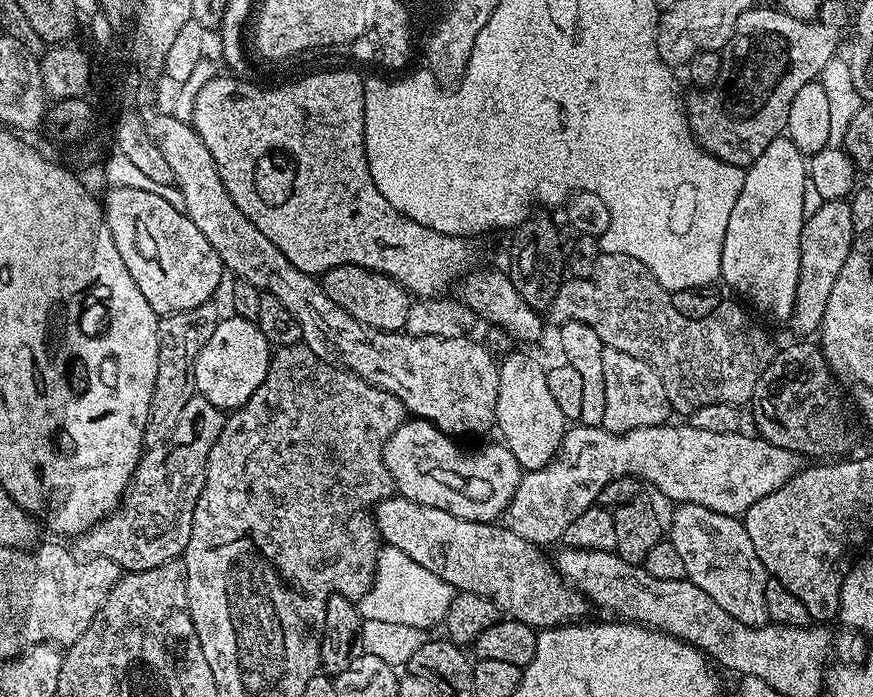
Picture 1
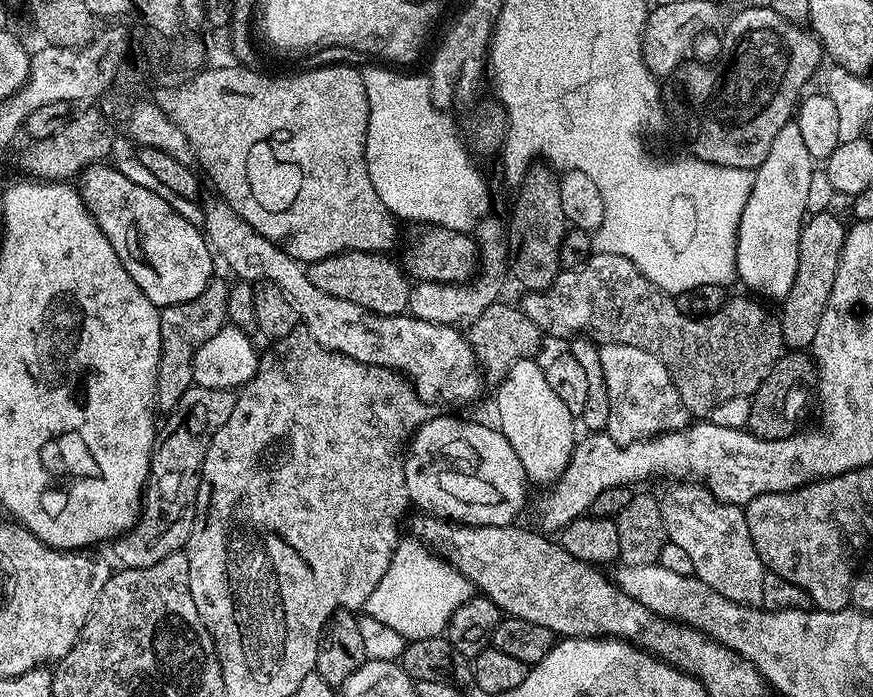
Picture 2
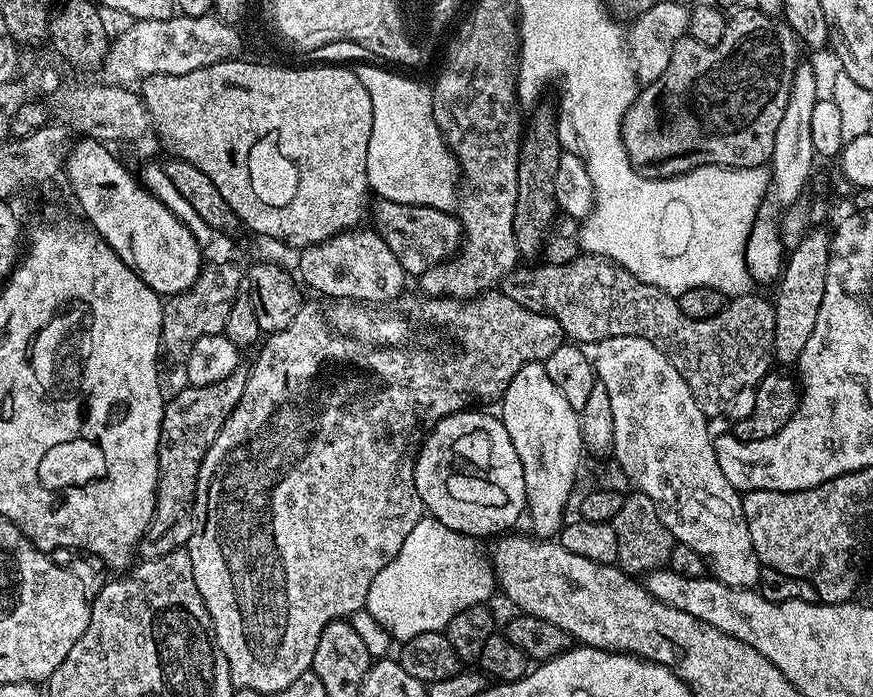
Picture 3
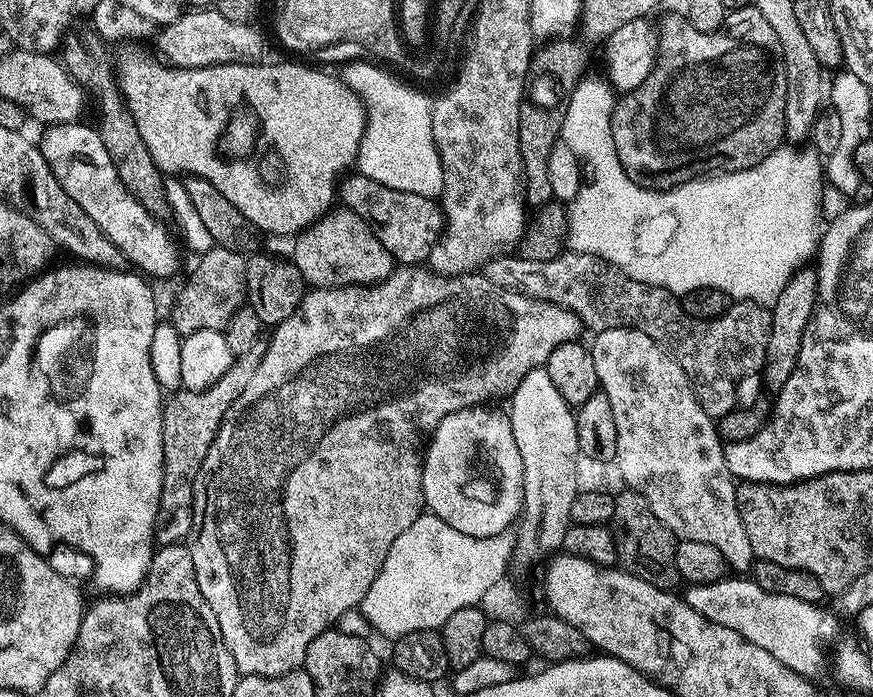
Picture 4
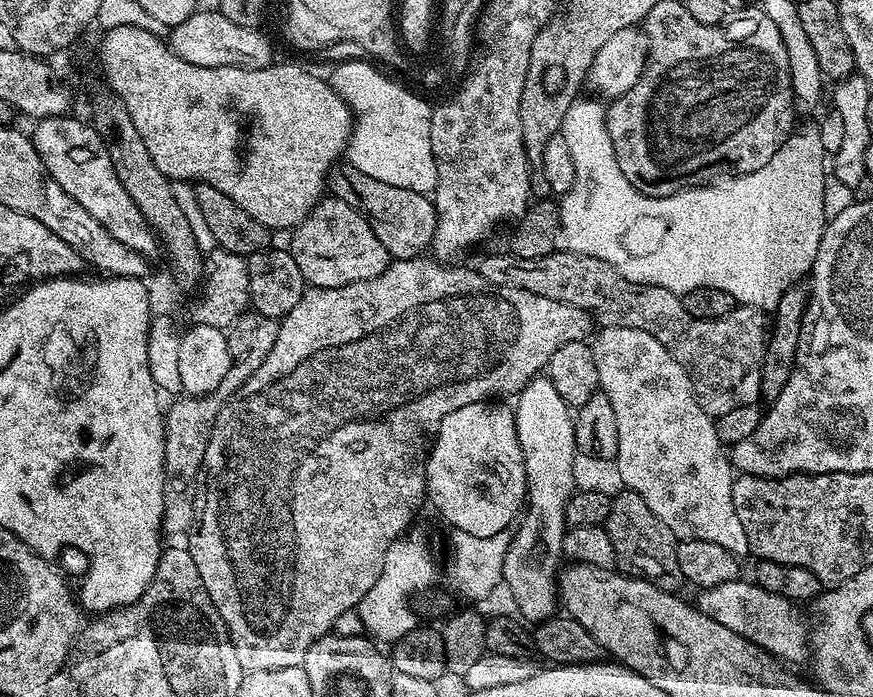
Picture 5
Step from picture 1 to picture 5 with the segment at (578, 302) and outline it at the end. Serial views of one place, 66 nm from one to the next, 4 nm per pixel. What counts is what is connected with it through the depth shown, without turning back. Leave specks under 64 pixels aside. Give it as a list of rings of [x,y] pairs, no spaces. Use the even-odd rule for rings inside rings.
[[[557,250],[542,258],[518,258],[511,254],[504,256],[484,256],[478,265],[480,277],[486,282],[497,284],[499,288],[524,288],[530,294],[538,294],[542,298],[554,298],[558,302],[566,302],[570,306],[578,306],[592,317],[600,328],[637,328],[646,330],[646,334],[654,334],[662,346],[684,367],[692,383],[698,406],[713,418],[726,414],[726,410],[735,408],[736,387],[742,376],[751,368],[757,367],[764,359],[764,348],[768,345],[770,320],[759,308],[737,306],[717,320],[694,318],[684,308],[684,301],[679,295],[662,286],[635,284],[618,274],[614,266],[602,262],[602,258],[590,258],[586,254],[578,254],[571,250]]]

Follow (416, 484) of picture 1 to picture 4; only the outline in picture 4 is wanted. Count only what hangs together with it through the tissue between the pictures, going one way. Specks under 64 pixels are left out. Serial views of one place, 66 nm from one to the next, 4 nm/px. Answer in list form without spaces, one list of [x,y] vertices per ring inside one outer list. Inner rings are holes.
[[[463,408],[442,418],[424,453],[422,490],[427,511],[473,538],[489,538],[511,529],[524,504],[522,454],[518,454],[507,415],[492,408]]]

